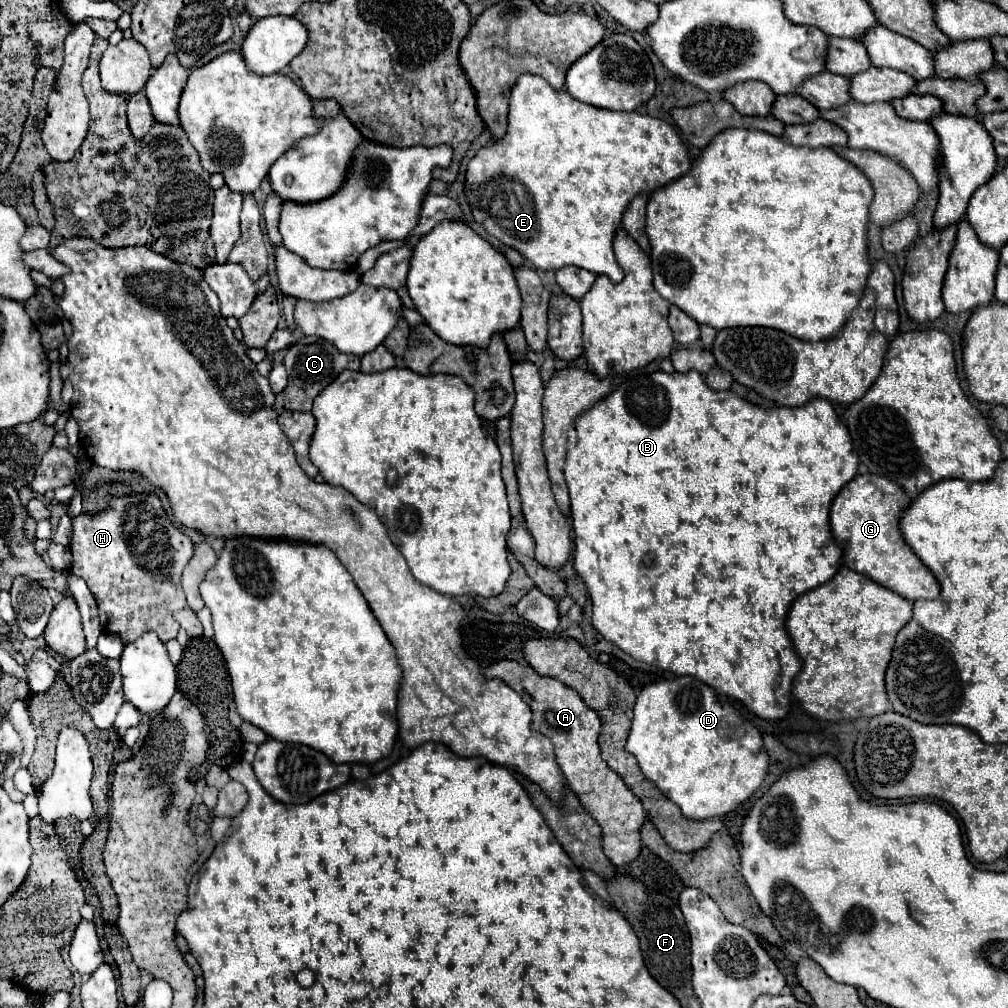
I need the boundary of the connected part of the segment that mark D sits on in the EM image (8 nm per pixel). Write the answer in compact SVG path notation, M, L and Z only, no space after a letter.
M673 676L641 690L625 748L635 754L643 774L691 820L733 812L763 784L769 766L761 732L693 676Z

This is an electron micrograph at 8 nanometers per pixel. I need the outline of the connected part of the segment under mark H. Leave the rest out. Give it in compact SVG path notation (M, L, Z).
M131 494L111 498L109 510L95 516L73 518L71 572L81 576L97 600L105 632L121 636L123 644L153 630L161 642L177 636L179 624L173 612L187 606L181 588L181 572L193 556L193 542L167 518L155 494Z

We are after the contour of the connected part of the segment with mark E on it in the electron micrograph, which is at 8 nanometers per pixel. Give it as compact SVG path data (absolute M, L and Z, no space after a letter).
M523 74L519 76L517 84L511 90L511 100L509 100L509 126L507 126L507 134L503 136L503 140L499 142L491 142L485 148L481 148L477 152L477 156L469 162L467 166L467 182L465 182L465 192L467 192L467 200L471 204L473 216L479 224L485 226L485 230L495 236L501 244L511 246L515 250L519 250L527 262L531 262L535 268L541 270L559 270L563 266L577 266L583 270L589 270L593 274L605 274L609 276L615 284L623 280L623 270L615 260L613 254L613 238L615 232L621 228L621 218L629 206L629 202L639 196L639 194L651 194L657 188L663 188L665 184L681 178L683 174L687 174L691 170L691 156L687 152L687 146L679 140L677 130L659 118L653 118L649 114L641 114L641 112L613 112L613 110L599 110L595 106L589 106L585 102L579 102L575 98L571 98L565 90L555 90L551 88L543 78L533 76L533 74Z

